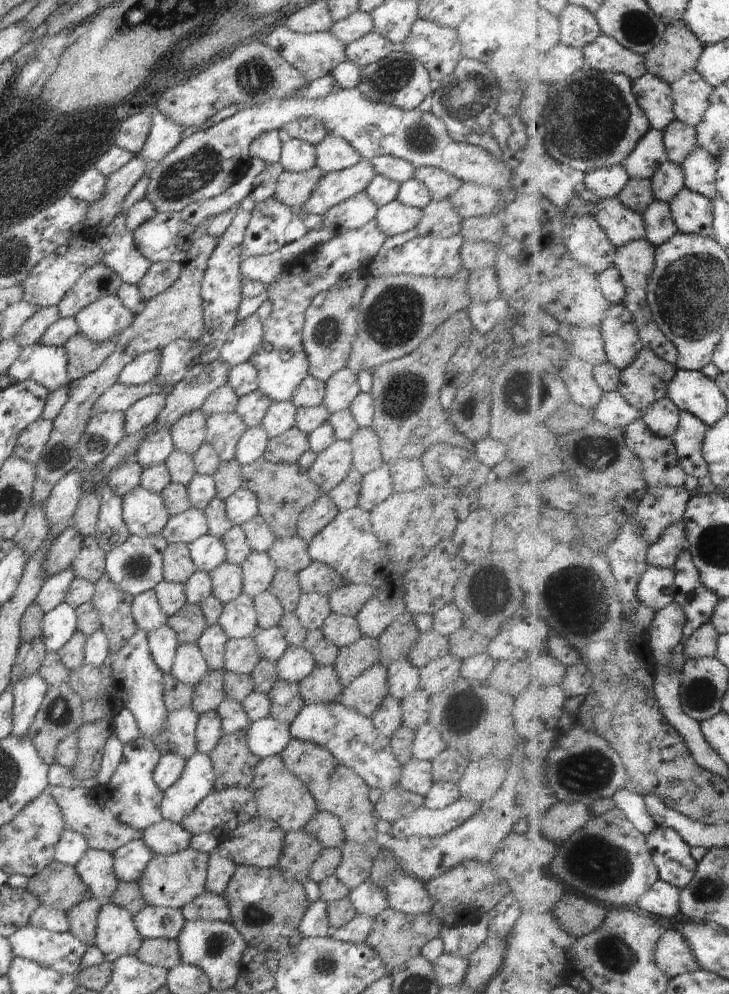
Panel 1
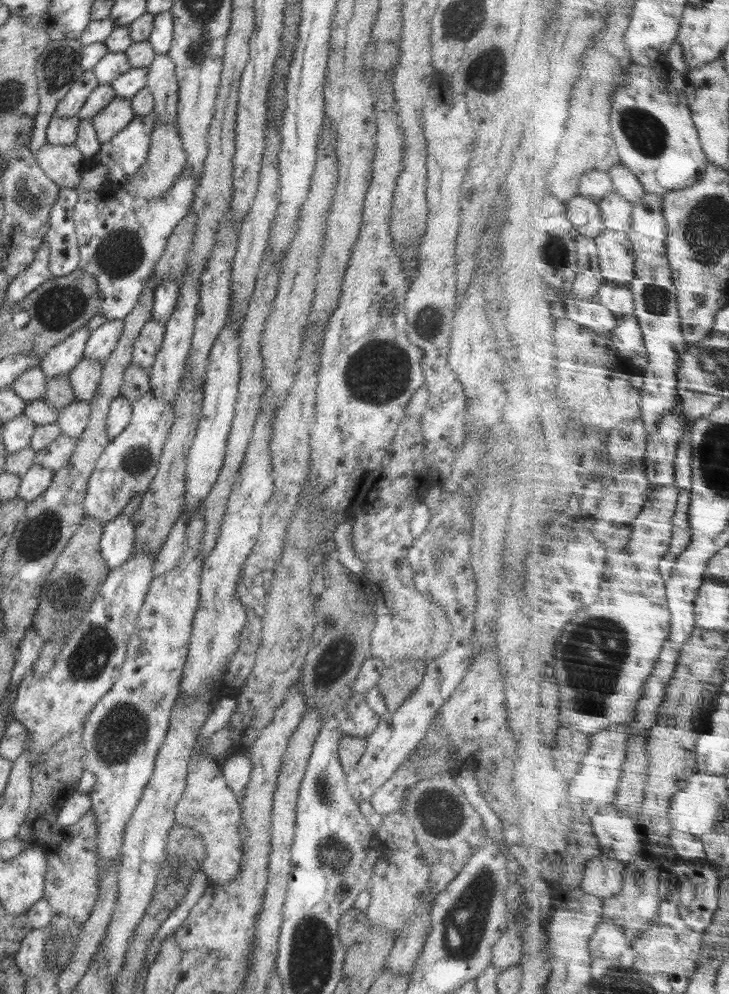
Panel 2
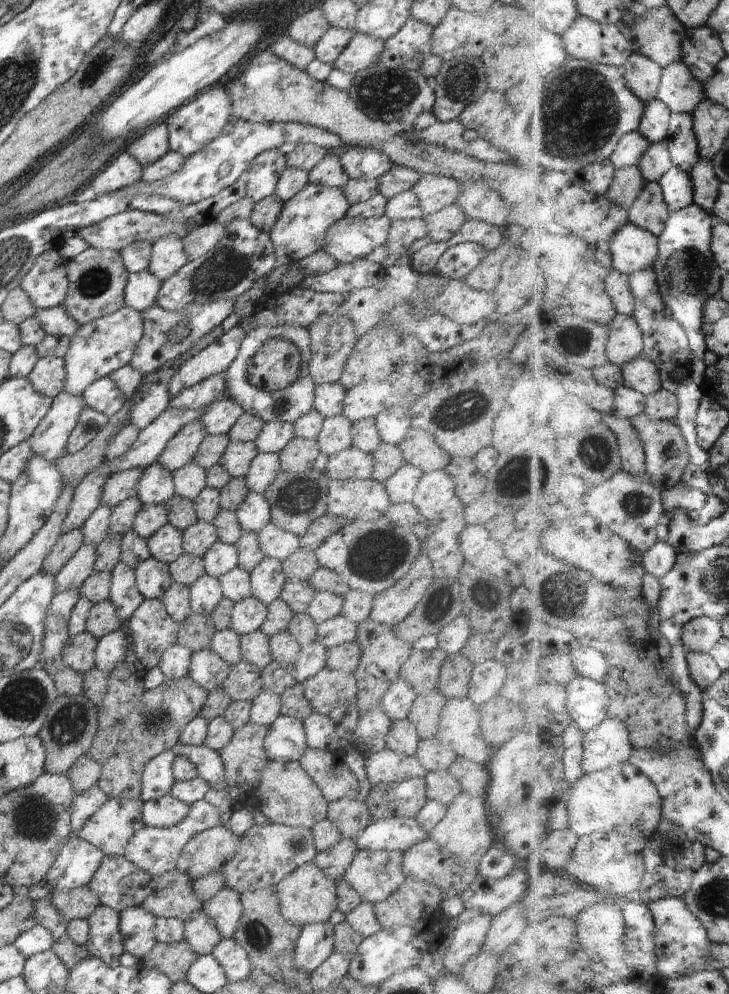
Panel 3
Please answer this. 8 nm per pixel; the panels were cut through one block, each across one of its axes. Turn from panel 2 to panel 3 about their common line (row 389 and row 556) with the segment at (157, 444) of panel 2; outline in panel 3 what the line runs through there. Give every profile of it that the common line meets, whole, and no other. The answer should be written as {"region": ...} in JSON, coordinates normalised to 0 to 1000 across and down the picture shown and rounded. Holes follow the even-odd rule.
{"region":[[[203,559],[198,565],[192,565],[185,571],[187,594],[199,603],[219,603],[225,596],[239,586],[232,576],[232,567],[219,565],[209,559]]]}

